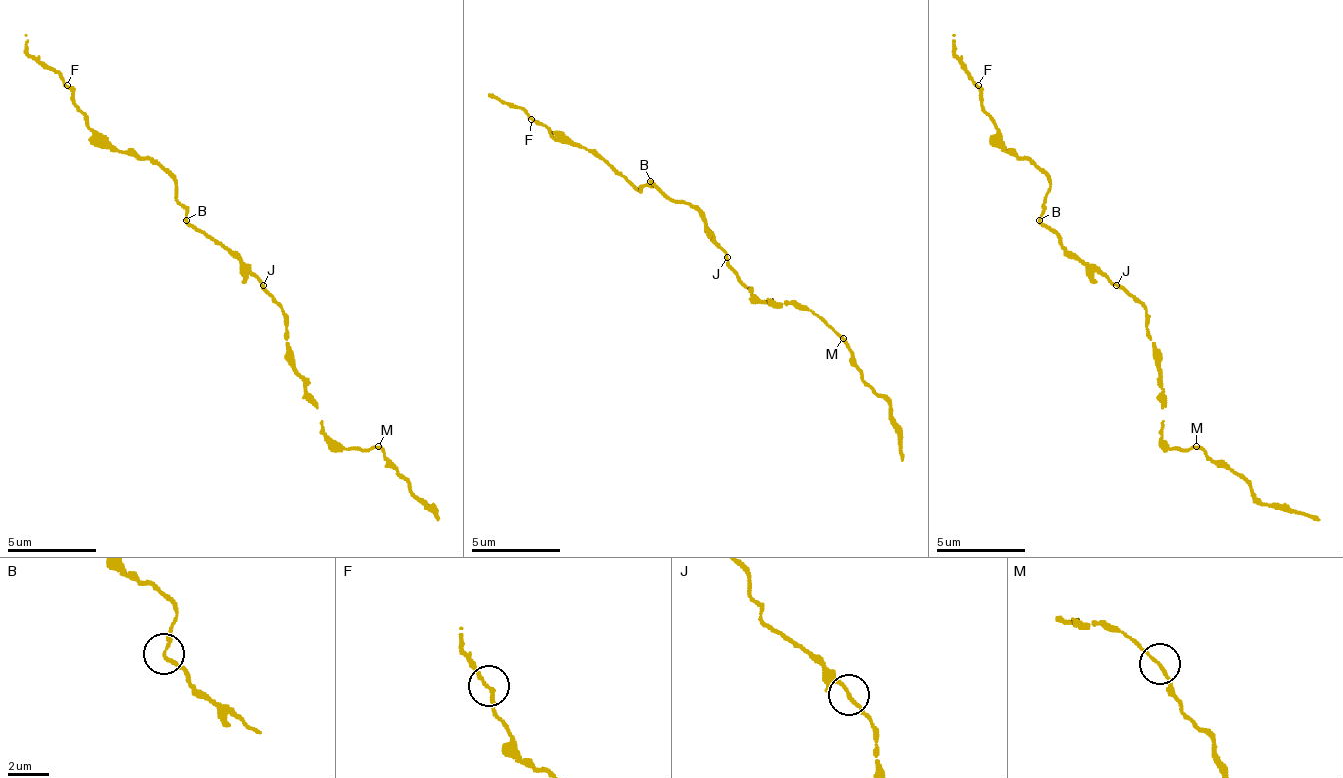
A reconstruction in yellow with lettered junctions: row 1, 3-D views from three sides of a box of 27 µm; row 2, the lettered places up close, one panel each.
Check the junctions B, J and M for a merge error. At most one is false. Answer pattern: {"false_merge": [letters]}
{"false_merge": []}

